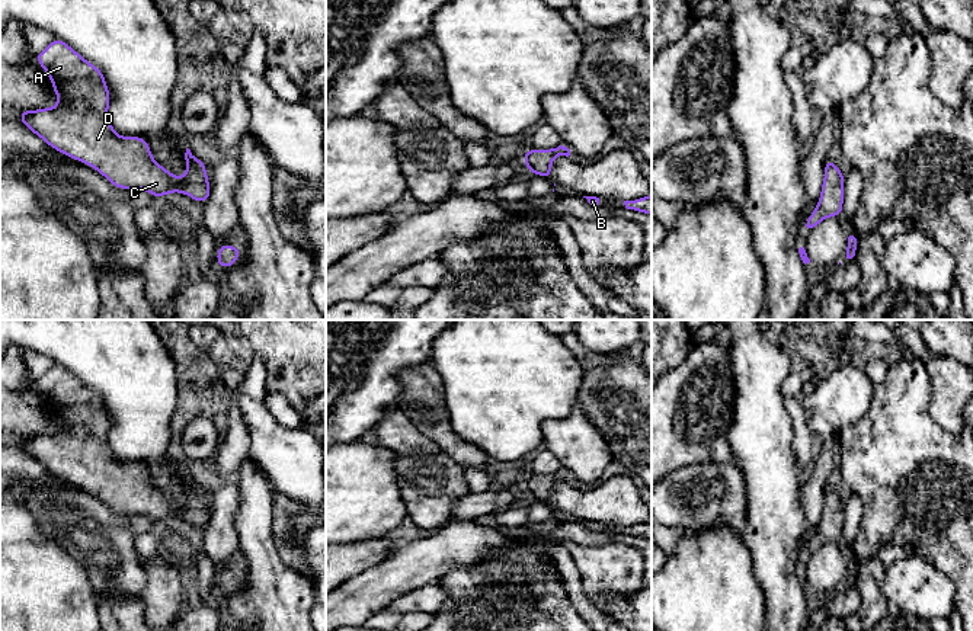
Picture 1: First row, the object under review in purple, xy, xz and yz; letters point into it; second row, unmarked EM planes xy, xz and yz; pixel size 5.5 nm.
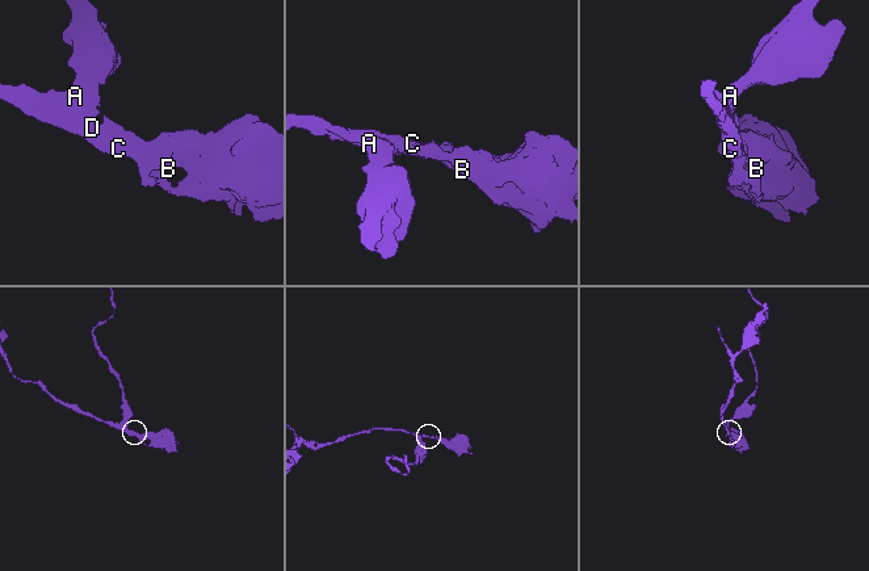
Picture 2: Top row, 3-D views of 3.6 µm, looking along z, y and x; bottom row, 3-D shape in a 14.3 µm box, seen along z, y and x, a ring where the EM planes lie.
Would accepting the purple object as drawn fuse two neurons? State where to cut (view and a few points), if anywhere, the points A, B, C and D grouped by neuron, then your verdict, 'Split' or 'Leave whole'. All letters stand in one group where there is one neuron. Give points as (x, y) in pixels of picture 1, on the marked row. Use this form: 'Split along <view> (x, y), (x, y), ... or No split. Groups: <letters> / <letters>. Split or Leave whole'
No split. Groups: A B C D. Leave whole

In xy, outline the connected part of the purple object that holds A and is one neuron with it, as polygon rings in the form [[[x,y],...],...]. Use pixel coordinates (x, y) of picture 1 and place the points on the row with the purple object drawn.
[[[57,38],[36,54],[36,61],[52,81],[58,103],[54,108],[19,110],[20,118],[17,121],[23,122],[51,148],[97,170],[118,189],[143,189],[153,198],[180,192],[201,204],[207,204],[211,193],[208,174],[205,173],[207,164],[196,158],[189,148],[185,153],[186,174],[179,177],[153,158],[150,145],[143,137],[121,137],[115,132],[108,118],[109,89],[103,73],[96,65]]]

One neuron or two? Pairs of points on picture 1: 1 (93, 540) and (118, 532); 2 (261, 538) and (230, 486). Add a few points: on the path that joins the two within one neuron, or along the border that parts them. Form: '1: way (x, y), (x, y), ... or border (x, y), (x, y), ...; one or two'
1: way (99, 540), (112, 537); one
2: border (233, 477), (237, 486), (237, 534); two

